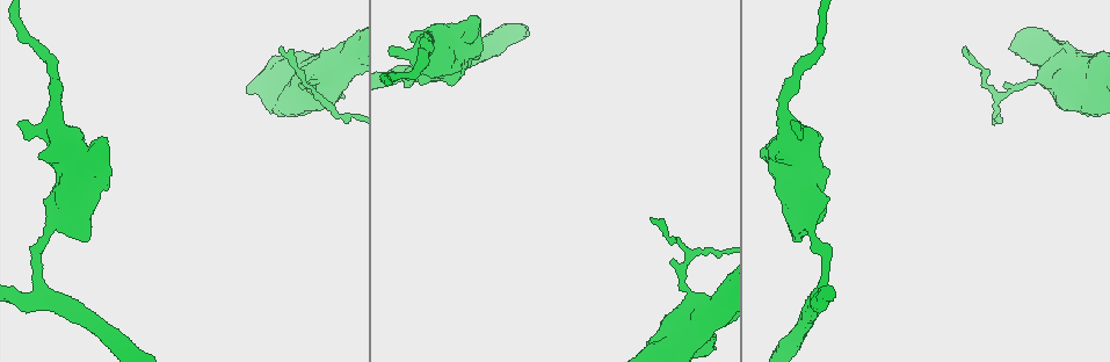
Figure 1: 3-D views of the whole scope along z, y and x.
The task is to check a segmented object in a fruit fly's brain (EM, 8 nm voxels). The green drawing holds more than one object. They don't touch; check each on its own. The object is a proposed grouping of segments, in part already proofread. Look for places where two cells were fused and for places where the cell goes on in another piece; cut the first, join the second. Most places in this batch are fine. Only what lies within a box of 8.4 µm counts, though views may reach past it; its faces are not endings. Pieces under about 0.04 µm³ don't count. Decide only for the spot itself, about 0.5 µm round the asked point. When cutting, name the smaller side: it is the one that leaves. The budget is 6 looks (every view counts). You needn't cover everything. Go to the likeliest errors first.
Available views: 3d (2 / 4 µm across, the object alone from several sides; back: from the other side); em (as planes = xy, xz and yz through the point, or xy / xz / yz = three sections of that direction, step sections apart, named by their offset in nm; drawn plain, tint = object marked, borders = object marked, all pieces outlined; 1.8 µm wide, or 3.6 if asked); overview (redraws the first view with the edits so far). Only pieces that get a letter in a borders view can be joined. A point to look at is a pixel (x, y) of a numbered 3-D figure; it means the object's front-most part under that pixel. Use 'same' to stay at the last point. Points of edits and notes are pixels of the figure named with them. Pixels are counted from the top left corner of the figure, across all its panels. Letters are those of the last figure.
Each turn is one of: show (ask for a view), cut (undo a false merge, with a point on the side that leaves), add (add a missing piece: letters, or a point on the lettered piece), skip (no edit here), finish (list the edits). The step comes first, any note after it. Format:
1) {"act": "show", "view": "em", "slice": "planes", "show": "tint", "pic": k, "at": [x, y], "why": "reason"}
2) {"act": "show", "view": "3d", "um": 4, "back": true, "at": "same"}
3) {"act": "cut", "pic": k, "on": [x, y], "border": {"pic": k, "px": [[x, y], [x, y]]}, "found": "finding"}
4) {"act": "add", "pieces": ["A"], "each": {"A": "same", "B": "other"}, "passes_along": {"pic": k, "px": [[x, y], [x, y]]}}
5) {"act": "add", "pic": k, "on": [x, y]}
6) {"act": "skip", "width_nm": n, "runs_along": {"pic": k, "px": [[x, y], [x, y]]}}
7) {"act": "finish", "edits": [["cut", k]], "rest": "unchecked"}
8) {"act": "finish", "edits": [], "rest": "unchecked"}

{"act": "show", "view": "em", "slice": "planes", "show": "tint", "pic": 1, "at": [998, 95], "why": "sharp bend"}

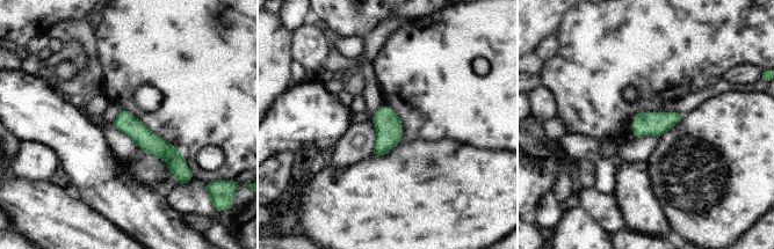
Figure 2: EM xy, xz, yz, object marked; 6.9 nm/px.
{"act": "show", "view": "em", "slice": "planes", "show": "borders", "at": "same"}

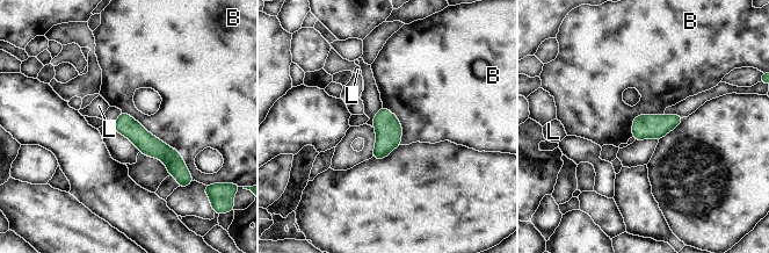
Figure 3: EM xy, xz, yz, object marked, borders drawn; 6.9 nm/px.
{"act": "skip", "width_nm": 140, "each": {"B": "other", "L": "other"}, "border": {"pic": 3, "px": [[122, 111], [132, 116], [173, 149]]}, "found": "continuous, no second cell"}

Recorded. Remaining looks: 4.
{"act": "show", "view": "em", "slice": "yz", "step": 4, "show": "borders", "pic": 1, "at": [41, 292], "why": "branch point"}

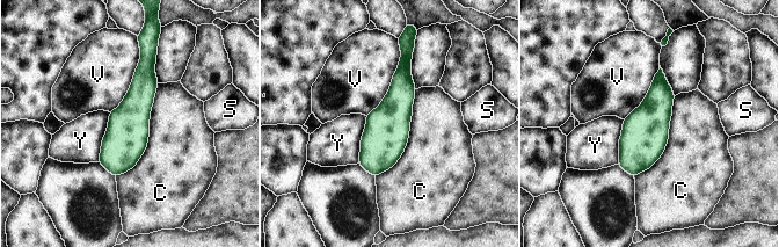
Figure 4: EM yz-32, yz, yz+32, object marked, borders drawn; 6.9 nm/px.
{"act": "show", "view": "em", "slice": "xy", "step": 4, "show": "borders", "at": "same"}

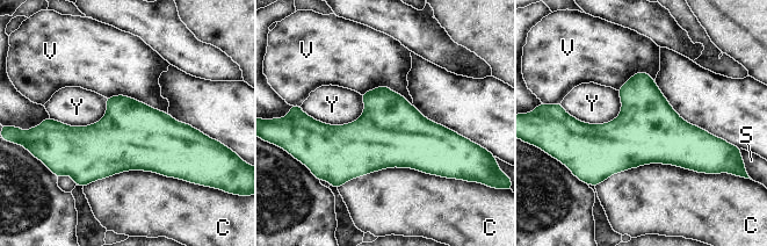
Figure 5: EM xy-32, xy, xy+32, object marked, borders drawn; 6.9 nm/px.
{"act": "skip", "each": {"C": "other", "S": "other", "V": "other", "Y": "other"}, "border": {"pic": 5, "px": [[622, 101], [603, 123], [565, 110]]}, "found": "continuous, no second cell"}

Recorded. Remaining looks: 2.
{"act": "finish", "edits": [], "rest": "unchecked"}

